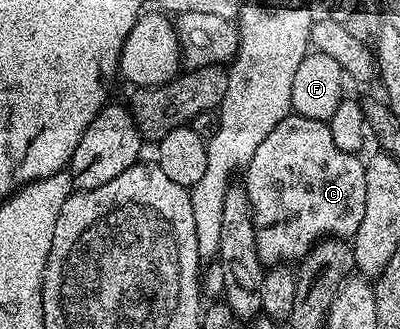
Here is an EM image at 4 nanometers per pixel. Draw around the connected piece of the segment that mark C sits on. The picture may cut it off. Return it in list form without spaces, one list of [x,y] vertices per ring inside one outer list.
[[[294,113],[289,114],[285,119],[279,121],[275,125],[275,129],[268,133],[267,137],[260,142],[248,166],[244,168],[243,174],[245,174],[243,186],[249,194],[249,200],[251,201],[251,213],[253,214],[253,224],[255,225],[255,245],[259,249],[259,257],[262,264],[296,264],[321,239],[336,237],[348,240],[359,229],[359,224],[363,222],[363,213],[367,209],[367,177],[365,176],[365,165],[362,156],[351,151],[339,149],[339,145],[335,145],[335,137],[331,137],[331,129],[328,122],[312,120],[310,117],[299,116]]]

